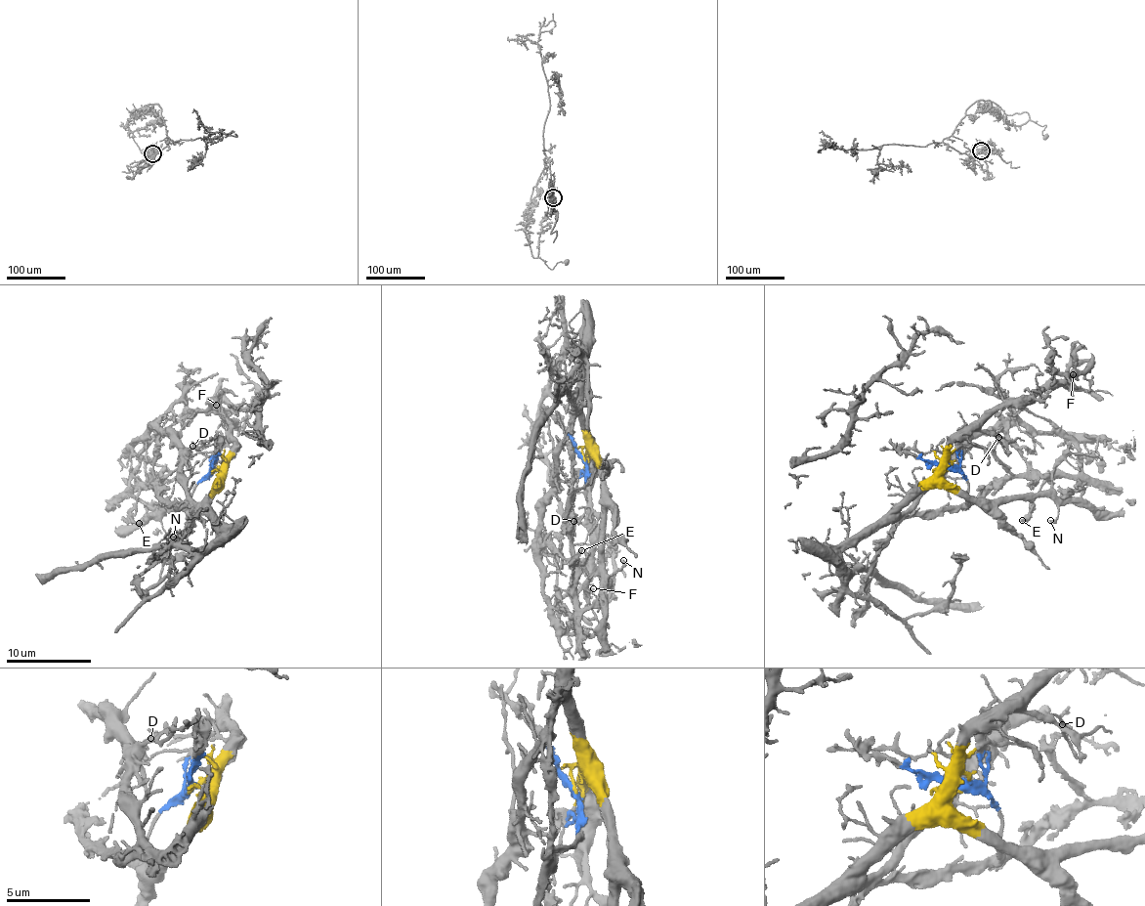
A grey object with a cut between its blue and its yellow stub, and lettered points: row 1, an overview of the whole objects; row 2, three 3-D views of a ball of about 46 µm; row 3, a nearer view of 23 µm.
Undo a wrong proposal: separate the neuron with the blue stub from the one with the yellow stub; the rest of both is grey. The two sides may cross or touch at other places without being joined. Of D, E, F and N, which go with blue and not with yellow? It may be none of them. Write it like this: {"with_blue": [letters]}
{"with_blue": ["E"]}

